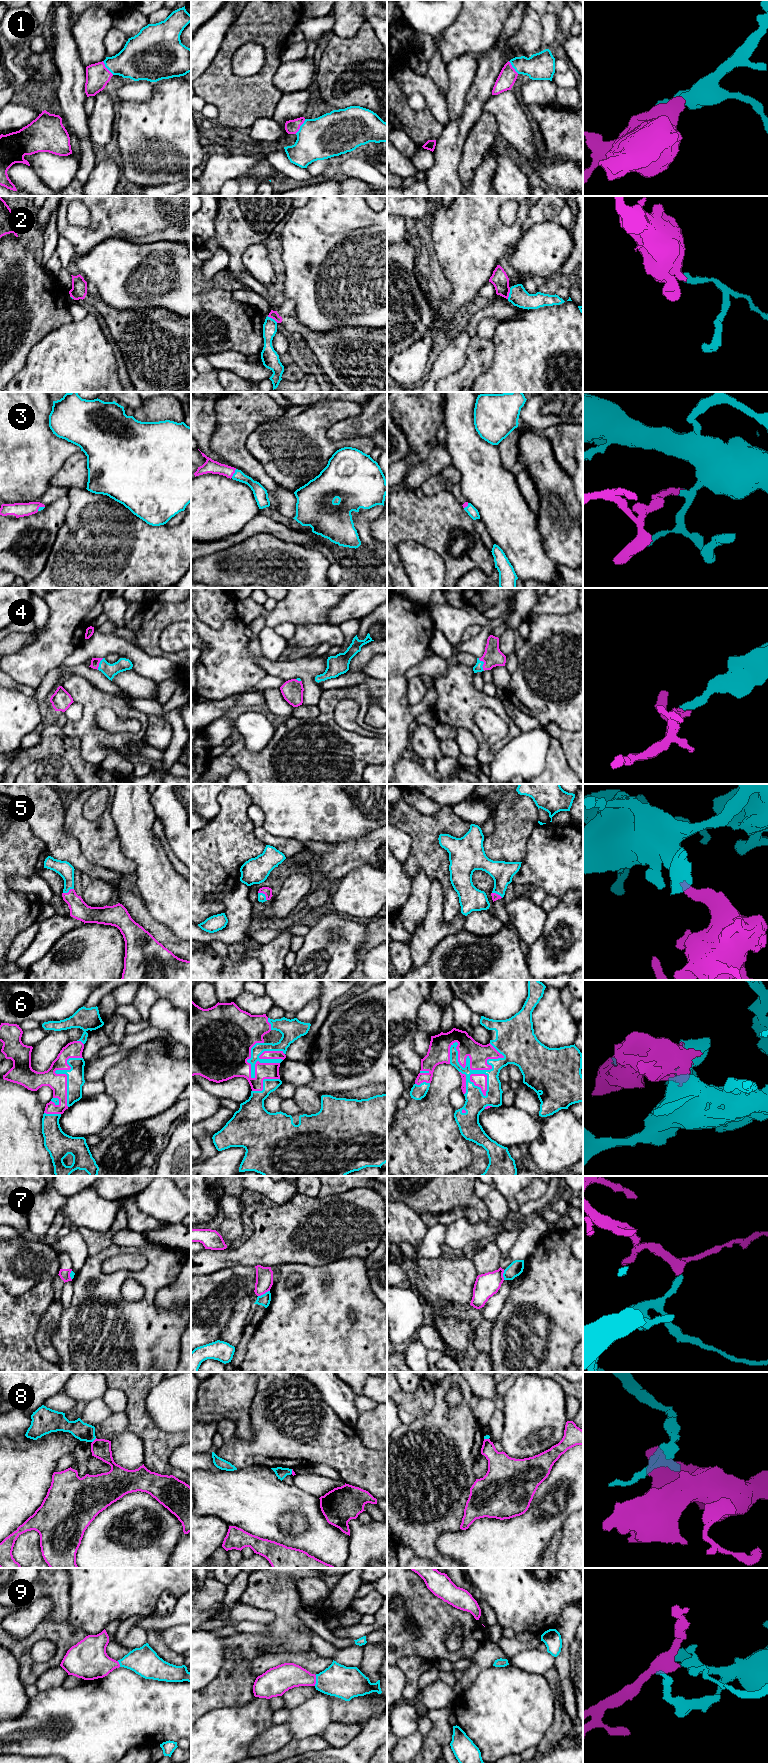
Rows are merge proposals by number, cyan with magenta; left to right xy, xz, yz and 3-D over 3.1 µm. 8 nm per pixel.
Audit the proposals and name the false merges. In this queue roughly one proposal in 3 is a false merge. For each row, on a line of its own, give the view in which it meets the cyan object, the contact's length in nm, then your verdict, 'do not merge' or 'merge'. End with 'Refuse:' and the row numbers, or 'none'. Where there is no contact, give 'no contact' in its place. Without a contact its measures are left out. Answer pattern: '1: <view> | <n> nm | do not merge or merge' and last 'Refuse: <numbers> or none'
1: xz | 150 nm | merge
2: yz | 90 nm | do not merge
3: xz | 80 nm | merge
4: yz | 120 nm | merge
5: xz | 100 nm | merge
6: yz | 460 nm | merge
7: xz | 110 nm | do not merge
8: xy | 50 nm | do not merge
9: xz | 90 nm | merge
Refuse: 2, 7, 8

